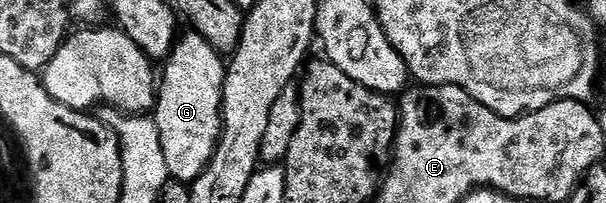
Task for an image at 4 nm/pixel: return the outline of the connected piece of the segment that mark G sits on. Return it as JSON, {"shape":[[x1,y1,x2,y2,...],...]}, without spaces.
{"shape":[[188,30,175,40,175,48,167,56,165,66,167,68,161,71,161,82,157,87,153,118,161,137,161,153,165,153,168,176,176,183,190,185,207,168,219,144,223,128,223,82,227,76,225,59,213,49,213,45,209,45,209,41,205,41,205,37]]}

